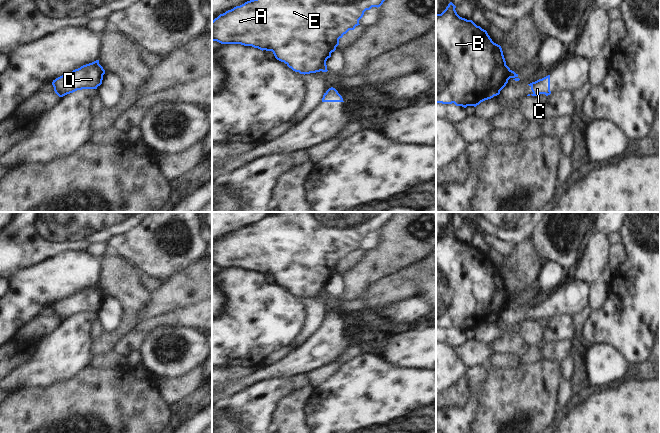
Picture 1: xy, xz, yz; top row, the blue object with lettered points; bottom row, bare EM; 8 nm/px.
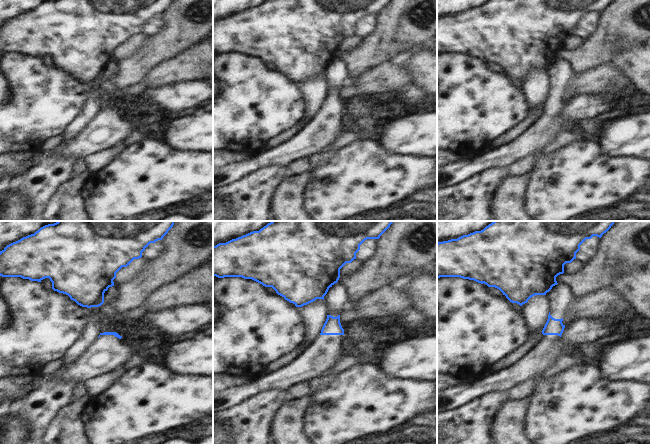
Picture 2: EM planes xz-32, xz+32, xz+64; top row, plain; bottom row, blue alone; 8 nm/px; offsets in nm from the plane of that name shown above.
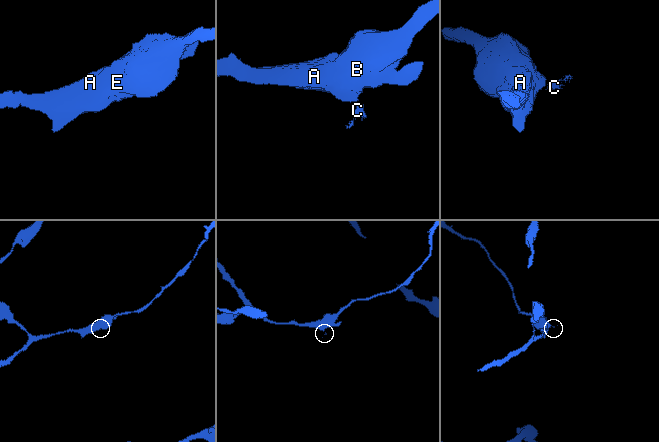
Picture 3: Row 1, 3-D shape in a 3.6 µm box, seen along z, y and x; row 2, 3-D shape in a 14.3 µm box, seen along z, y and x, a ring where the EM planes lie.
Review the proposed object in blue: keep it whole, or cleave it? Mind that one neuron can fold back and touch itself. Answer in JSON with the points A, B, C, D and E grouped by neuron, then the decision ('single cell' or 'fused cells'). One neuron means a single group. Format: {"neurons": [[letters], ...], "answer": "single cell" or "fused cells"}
{"neurons": [["A", "B", "D", "E"], ["C"]], "answer": "fused cells"}

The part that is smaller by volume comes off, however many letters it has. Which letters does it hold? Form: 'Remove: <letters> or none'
Remove: C

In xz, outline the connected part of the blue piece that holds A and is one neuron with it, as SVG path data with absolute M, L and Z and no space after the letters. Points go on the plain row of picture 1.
M277 212L275 214L269 214L260 222L247 225L215 242L212 245L212 265L217 265L221 268L241 268L244 270L252 270L262 275L272 275L277 284L284 286L289 292L300 298L325 296L326 285L339 269L339 263L349 254L354 254L356 250L360 249L359 244L363 241L366 234L370 234L372 231L380 231L394 216L394 213L395 212Z

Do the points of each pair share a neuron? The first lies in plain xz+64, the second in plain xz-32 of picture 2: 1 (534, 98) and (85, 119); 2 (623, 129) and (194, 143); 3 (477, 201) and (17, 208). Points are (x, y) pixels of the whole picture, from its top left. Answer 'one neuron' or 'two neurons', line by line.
1: one neuron
2: one neuron
3: two neurons

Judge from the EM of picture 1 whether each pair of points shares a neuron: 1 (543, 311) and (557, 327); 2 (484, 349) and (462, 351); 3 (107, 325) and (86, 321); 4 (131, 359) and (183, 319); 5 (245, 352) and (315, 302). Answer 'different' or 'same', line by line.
1: different
2: same
3: different
4: different
5: different

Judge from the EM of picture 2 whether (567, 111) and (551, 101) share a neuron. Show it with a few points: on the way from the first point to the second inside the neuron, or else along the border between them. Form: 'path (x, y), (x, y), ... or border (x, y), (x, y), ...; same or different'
border (565, 102), (559, 115), (559, 119), (562, 122); different

